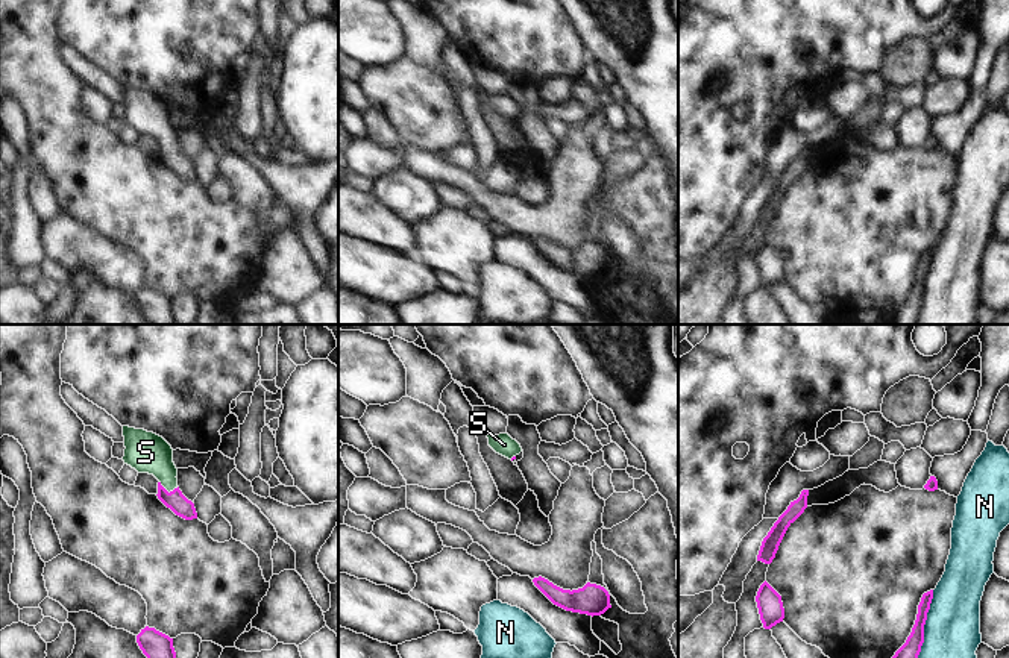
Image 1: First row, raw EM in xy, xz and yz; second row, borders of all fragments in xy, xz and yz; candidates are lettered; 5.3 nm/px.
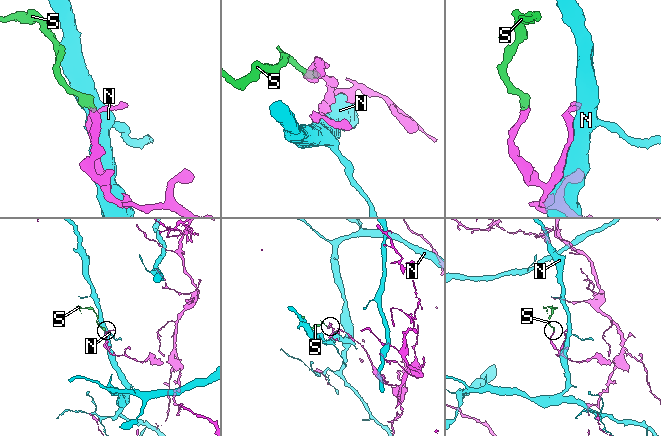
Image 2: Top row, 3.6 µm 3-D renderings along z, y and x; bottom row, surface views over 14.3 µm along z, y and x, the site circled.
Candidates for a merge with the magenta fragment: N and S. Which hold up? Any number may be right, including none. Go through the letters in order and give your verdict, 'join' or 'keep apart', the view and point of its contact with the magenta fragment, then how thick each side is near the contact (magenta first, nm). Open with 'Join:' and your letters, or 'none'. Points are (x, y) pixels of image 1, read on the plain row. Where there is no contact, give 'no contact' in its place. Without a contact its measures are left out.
Join: S
N: keep apart; meets magenta in yz at (923, 287); 140 nm thick on the magenta side, 320 nm on the other
S: join; meets magenta in xy at (167, 152); 100 nm thick on the magenta side, 220 nm on the other

